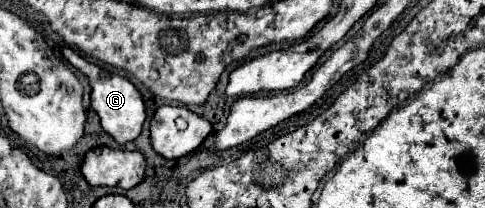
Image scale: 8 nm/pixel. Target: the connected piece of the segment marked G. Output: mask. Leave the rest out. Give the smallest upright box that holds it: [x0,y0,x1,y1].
[61,46,145,144]

